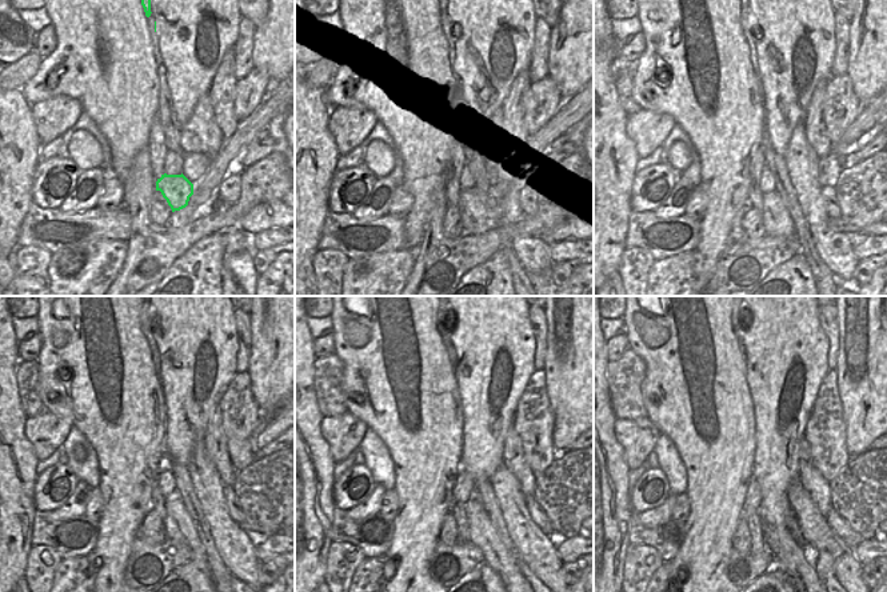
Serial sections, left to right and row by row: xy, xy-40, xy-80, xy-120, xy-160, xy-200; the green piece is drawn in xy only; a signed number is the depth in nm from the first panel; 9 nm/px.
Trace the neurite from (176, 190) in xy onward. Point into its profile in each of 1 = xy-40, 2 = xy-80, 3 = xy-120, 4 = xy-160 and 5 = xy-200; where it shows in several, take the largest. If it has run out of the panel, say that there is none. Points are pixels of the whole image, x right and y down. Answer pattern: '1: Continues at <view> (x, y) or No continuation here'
1: Continues at xy-40 (479, 211)
2: Continues at xy-80 (776, 219)
3: Continues at xy-120 (179, 524)
4: Continues at xy-160 (482, 532)
5: Continues at xy-200 (798, 560)

